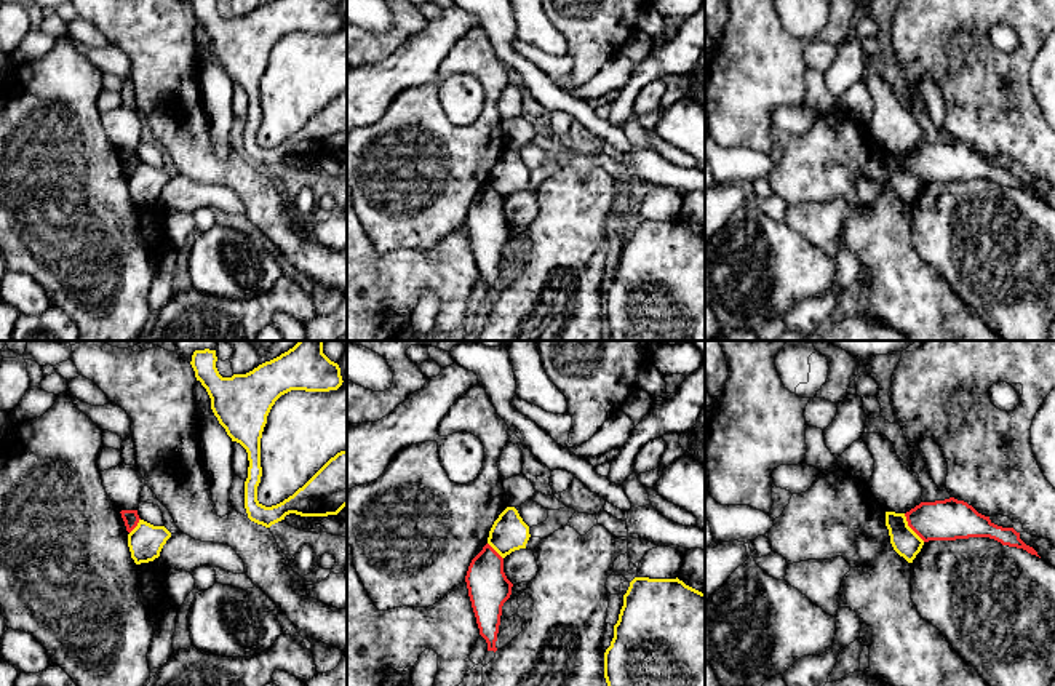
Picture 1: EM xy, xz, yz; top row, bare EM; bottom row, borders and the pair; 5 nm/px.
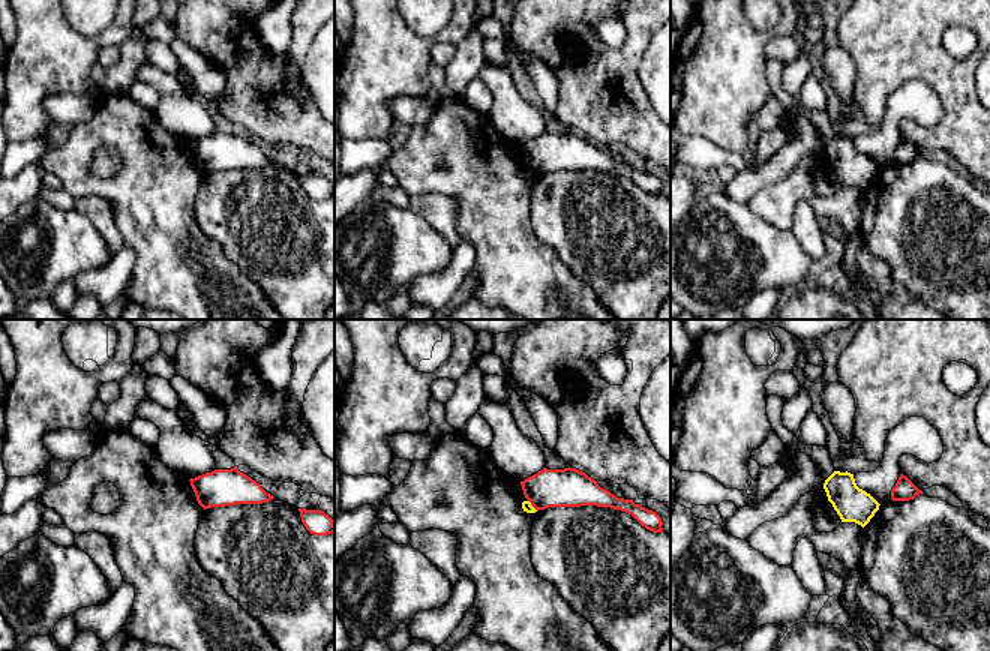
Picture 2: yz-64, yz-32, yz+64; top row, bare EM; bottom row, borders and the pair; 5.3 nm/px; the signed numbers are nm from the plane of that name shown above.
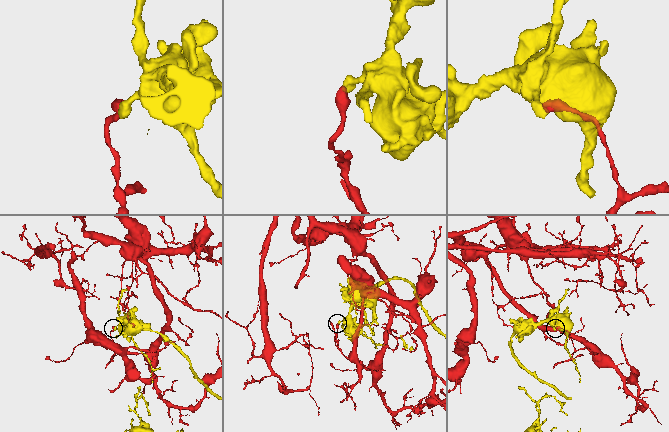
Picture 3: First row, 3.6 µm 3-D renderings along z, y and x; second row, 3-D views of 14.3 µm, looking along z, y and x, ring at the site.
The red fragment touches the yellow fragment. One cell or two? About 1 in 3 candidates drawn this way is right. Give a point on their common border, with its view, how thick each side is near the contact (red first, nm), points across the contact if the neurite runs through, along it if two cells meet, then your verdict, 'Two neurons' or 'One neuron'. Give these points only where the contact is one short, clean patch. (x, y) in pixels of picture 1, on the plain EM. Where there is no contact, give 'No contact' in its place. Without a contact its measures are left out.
Touches red at yz (911, 170). Thickness 200 nm (red) against 140 nm. Boundary: yz (903, 155), (908, 167), (924, 183). Two neurons

